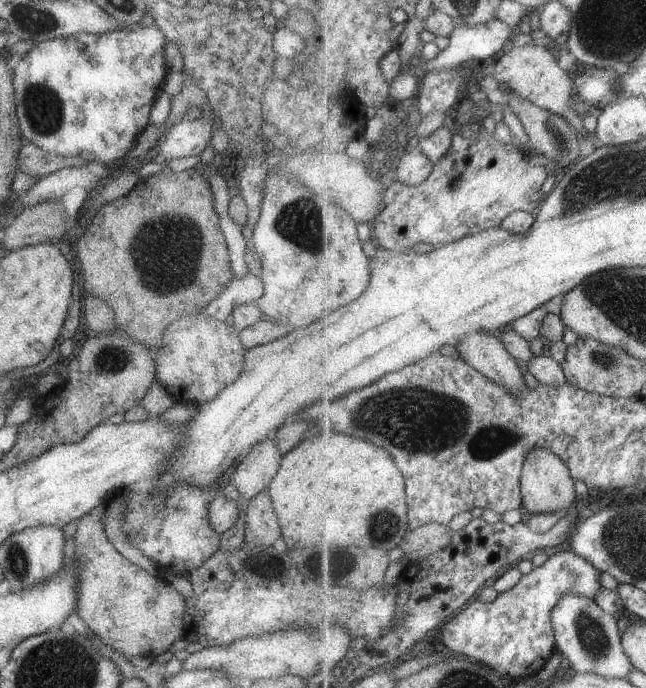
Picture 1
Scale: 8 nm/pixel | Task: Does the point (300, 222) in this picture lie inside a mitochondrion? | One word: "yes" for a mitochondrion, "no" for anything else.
yes

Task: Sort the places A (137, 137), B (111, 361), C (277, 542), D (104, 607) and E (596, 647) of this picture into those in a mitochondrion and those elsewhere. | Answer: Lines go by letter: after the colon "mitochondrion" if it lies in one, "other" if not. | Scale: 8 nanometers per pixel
A: other
B: mitochondrion
C: other
D: other
E: mitochondrion

